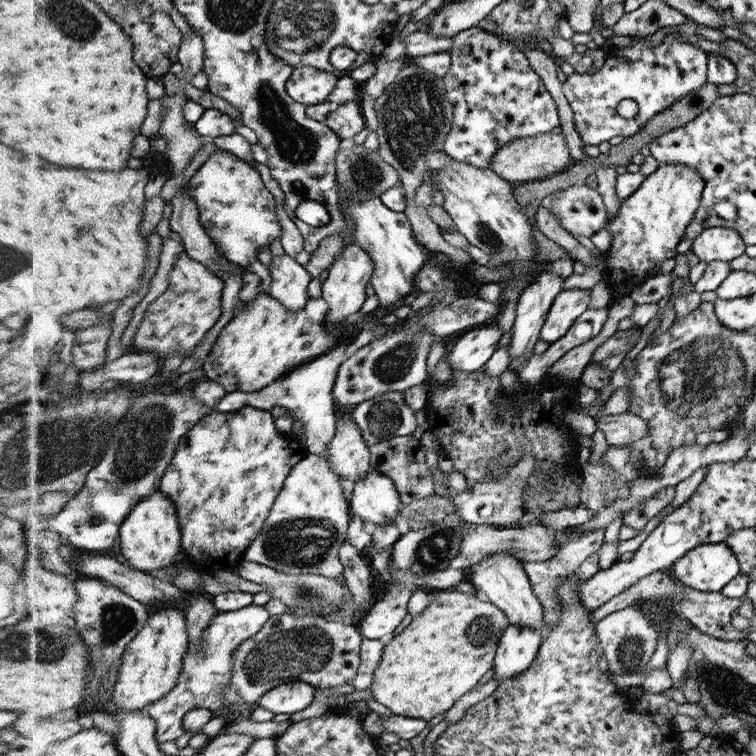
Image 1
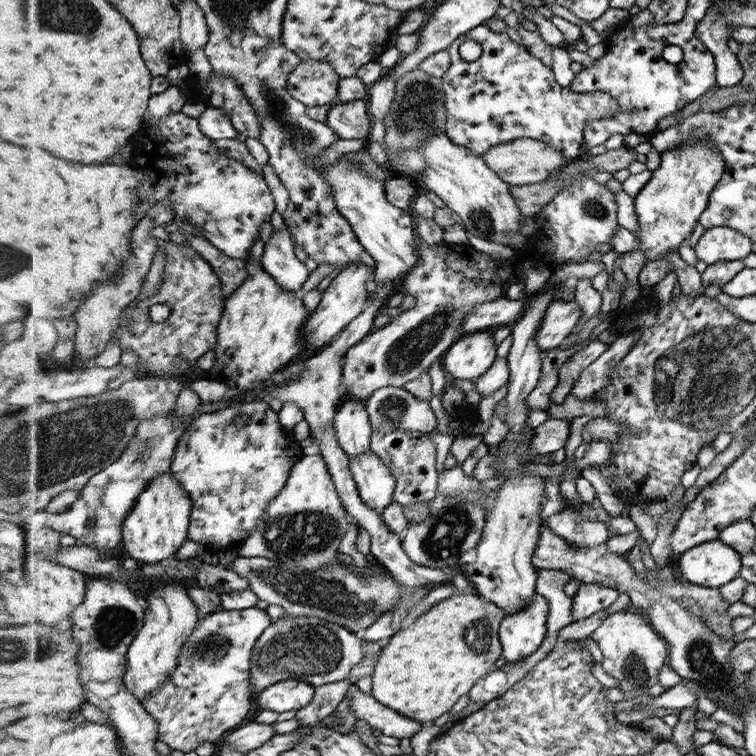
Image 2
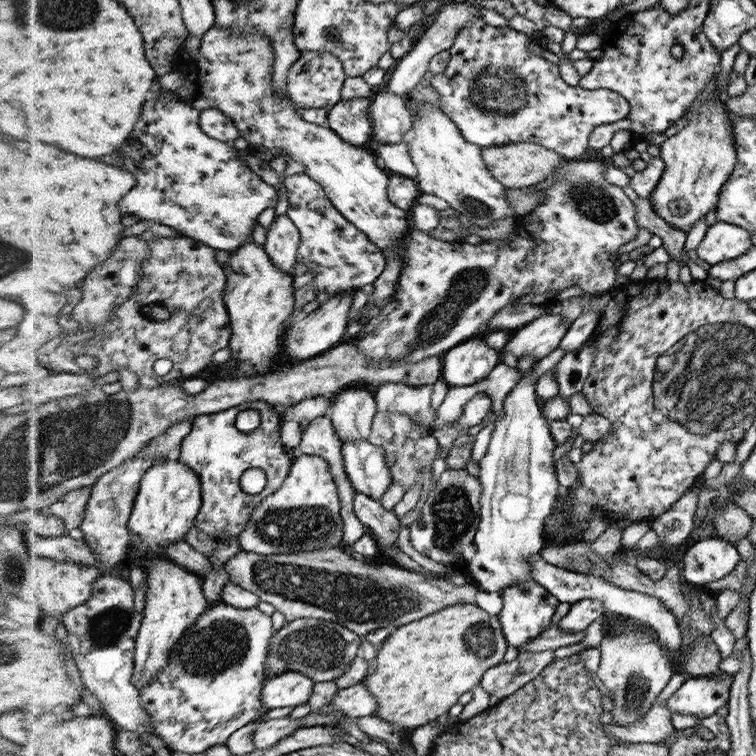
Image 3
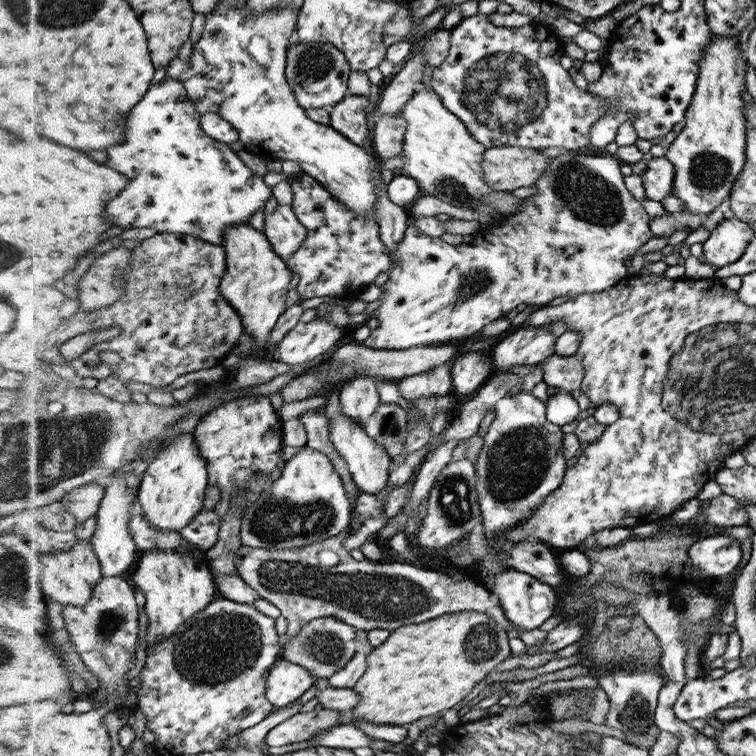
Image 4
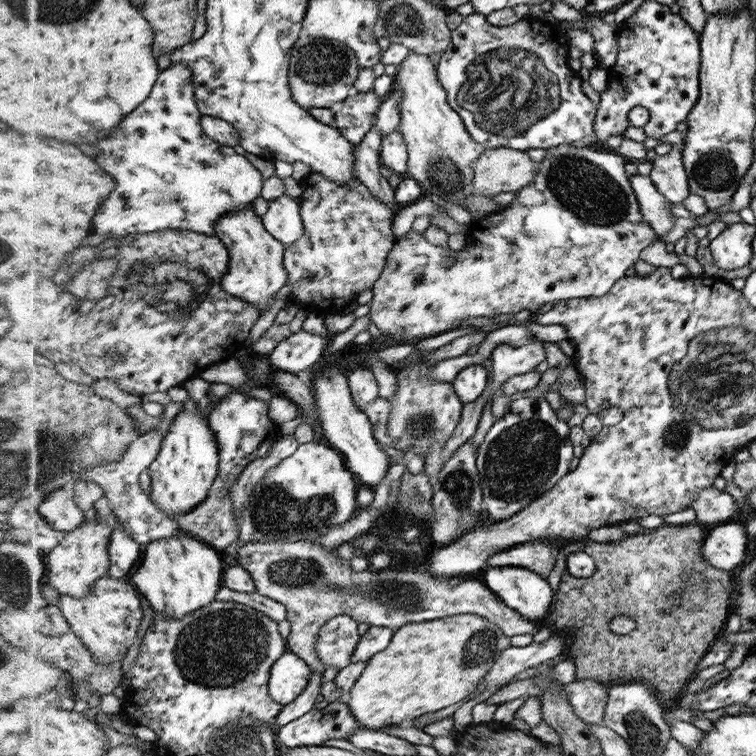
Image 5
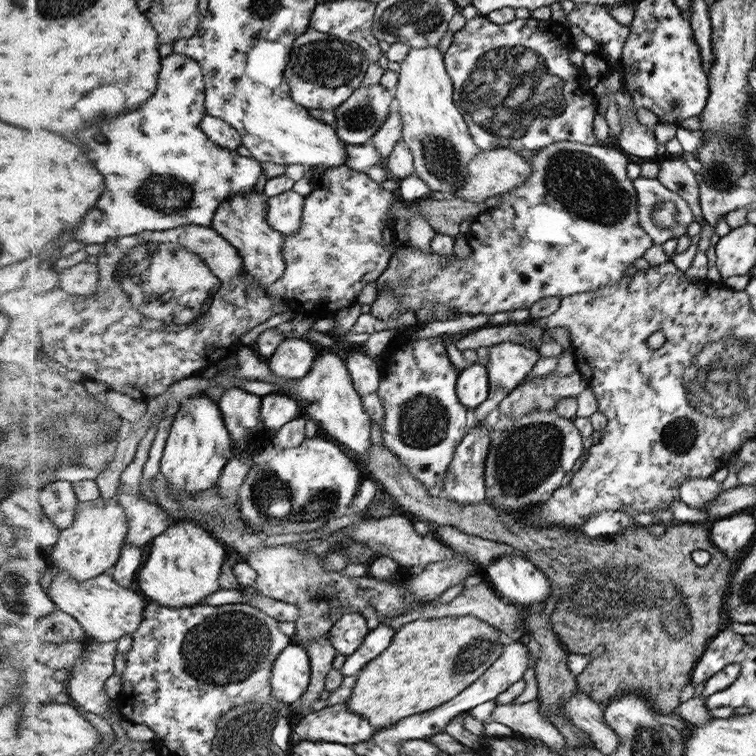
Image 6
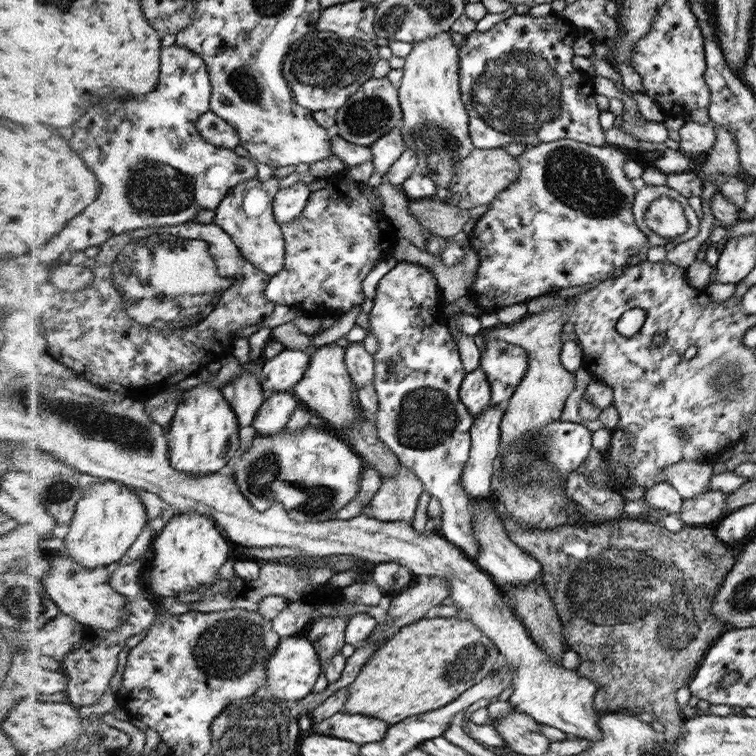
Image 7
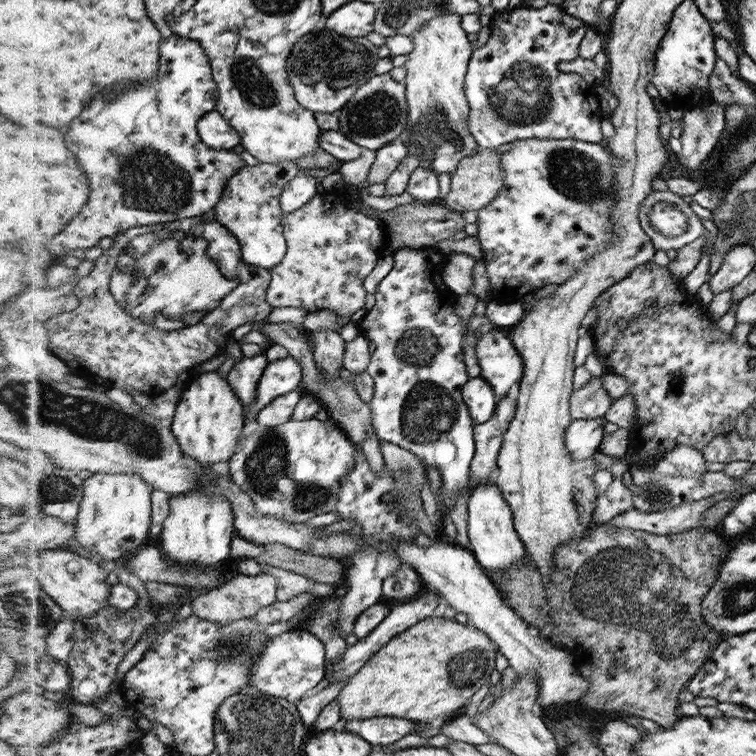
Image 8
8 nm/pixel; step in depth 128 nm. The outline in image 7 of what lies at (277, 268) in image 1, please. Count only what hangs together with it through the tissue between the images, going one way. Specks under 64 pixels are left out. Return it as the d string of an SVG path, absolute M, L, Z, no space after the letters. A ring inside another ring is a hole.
M299 180L292 187L279 190L275 200L275 217L280 225L293 222L307 206L311 197L308 184Z

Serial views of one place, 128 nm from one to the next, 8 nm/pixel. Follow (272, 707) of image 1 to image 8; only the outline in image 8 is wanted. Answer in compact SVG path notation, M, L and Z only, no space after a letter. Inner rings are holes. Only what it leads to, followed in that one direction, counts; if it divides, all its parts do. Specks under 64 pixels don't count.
M302 627L271 637L260 661L250 668L253 686L276 698L292 702L301 700L326 677L326 658L326 645L323 641Z

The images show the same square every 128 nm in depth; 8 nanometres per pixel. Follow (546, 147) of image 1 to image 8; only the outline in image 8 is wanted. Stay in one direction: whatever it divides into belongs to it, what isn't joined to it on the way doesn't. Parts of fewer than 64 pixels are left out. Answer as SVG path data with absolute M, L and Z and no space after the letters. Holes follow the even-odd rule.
M481 149L476 156L469 156L462 160L456 170L451 173L450 193L446 196L445 206L450 210L464 213L470 210L479 211L494 202L503 189L505 172L501 164L501 155L495 149Z

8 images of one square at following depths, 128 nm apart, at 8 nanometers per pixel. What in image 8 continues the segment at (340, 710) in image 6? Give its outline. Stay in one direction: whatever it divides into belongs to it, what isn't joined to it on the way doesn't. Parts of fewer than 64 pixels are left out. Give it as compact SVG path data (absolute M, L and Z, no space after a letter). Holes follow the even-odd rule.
M370 718L370 720L340 720L339 730L355 732L374 747L395 743L415 732L414 720L400 718Z

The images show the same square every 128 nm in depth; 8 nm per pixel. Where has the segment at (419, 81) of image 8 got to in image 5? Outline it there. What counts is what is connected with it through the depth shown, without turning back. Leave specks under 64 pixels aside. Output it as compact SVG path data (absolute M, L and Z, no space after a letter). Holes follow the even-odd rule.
M411 52L395 75L395 88L402 92L399 131L407 146L406 175L420 183L424 196L436 195L458 204L473 194L473 163L486 148L470 136L462 117L447 103L446 91L430 61L426 55Z

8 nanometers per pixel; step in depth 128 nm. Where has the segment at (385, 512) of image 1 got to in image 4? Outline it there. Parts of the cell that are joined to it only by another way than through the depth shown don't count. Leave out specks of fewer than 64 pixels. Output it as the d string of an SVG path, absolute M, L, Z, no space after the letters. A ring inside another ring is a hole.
M340 387L330 389L323 396L326 397L328 403L326 403L326 407L321 407L320 411L324 412L326 418L328 418L330 442L334 443L336 452L346 462L348 472L354 479L361 495L375 496L386 486L388 470L390 470L390 456L383 446L378 446L372 438L366 435L364 427L360 427L354 419L344 416L343 406L340 406Z

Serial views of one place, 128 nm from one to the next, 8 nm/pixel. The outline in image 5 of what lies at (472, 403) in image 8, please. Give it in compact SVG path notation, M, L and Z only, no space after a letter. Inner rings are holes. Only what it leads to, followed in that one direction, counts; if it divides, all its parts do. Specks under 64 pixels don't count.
M470 365L463 368L452 382L455 393L463 405L476 402L487 389L488 372L482 365Z

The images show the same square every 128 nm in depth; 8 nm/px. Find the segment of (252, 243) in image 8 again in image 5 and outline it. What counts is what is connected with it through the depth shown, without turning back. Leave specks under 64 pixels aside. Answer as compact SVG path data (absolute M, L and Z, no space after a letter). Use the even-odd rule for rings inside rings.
M254 205L225 214L219 220L216 232L231 249L231 271L223 278L224 290L266 312L272 306L276 292L289 280L286 265L283 263L285 244L276 240L266 228L263 216L258 214Z

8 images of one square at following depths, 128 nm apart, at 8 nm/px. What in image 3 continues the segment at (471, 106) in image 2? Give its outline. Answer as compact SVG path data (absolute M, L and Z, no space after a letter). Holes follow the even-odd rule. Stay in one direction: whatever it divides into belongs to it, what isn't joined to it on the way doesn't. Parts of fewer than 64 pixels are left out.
M477 18L472 22L469 22L460 32L456 35L455 44L449 49L450 61L448 66L444 69L444 72L440 75L436 75L431 80L431 85L436 89L440 97L439 106L446 116L450 116L455 121L459 131L463 133L464 140L479 146L480 148L499 147L508 143L534 143L544 145L544 148L552 149L554 152L560 153L565 156L566 160L571 158L582 158L582 154L586 152L588 148L588 136L591 136L590 132L594 131L597 127L603 124L610 124L618 122L624 118L627 118L630 114L631 105L621 94L608 89L594 89L584 90L580 87L568 86L562 82L560 74L558 74L558 64L552 64L544 58L540 58L536 54L530 52L528 44L536 44L534 38L529 38L522 32L518 32L508 25L502 27L494 27L484 23L482 18Z

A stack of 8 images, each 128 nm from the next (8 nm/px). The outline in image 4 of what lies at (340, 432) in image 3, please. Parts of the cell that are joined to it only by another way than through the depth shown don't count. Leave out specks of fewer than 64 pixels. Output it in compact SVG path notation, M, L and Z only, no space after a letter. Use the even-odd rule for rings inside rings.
M360 376L340 386L340 406L343 406L344 416L354 419L360 427L365 427L381 404L377 381L374 377Z

